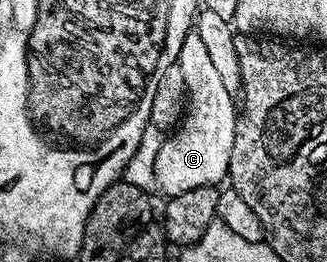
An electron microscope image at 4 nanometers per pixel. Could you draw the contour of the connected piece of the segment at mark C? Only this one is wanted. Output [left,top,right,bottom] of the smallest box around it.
[154,30,239,197]

